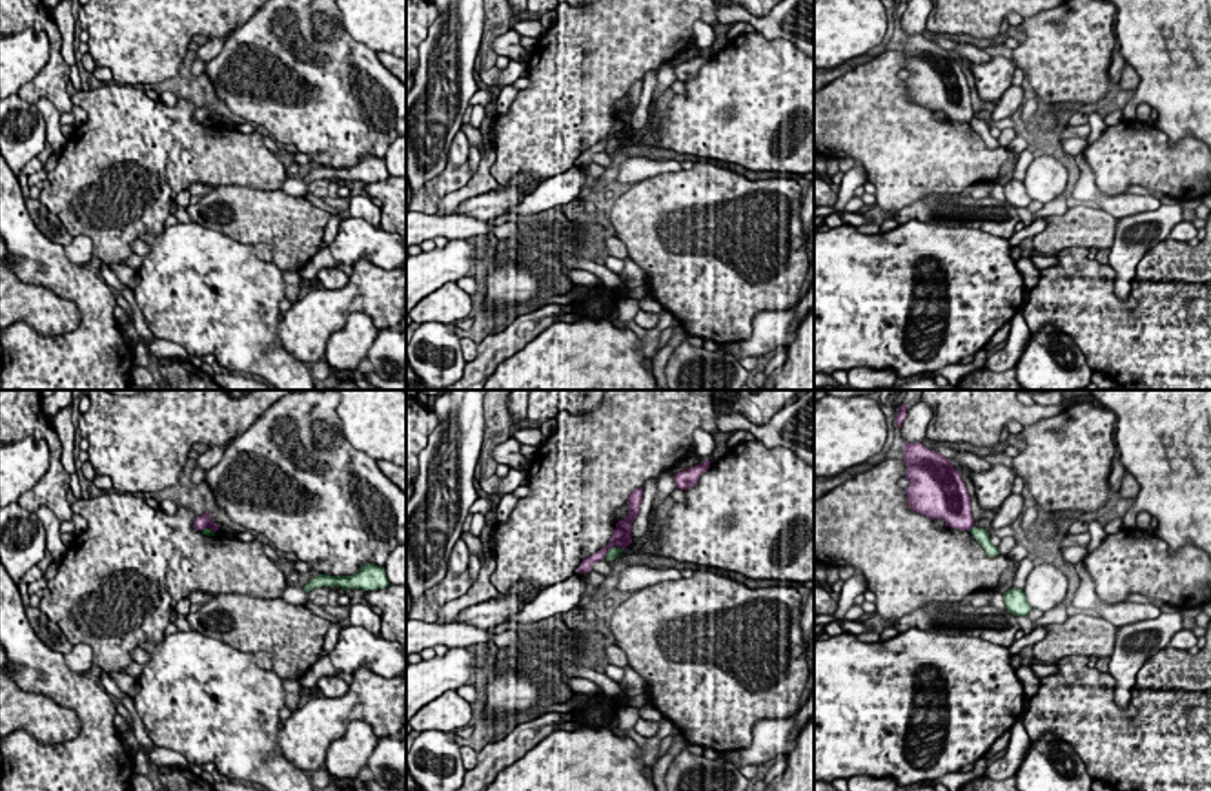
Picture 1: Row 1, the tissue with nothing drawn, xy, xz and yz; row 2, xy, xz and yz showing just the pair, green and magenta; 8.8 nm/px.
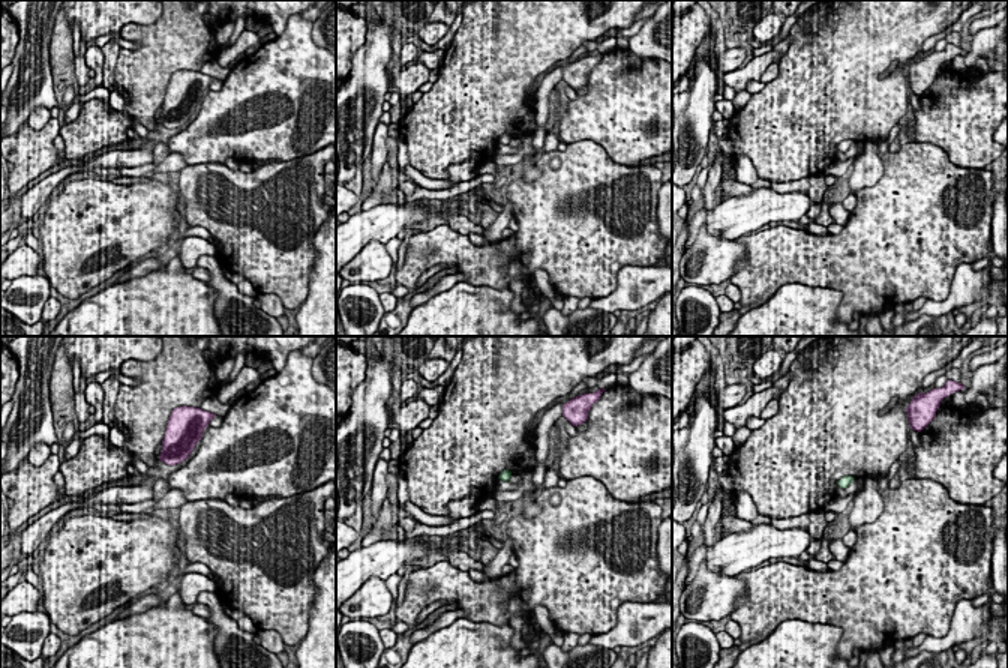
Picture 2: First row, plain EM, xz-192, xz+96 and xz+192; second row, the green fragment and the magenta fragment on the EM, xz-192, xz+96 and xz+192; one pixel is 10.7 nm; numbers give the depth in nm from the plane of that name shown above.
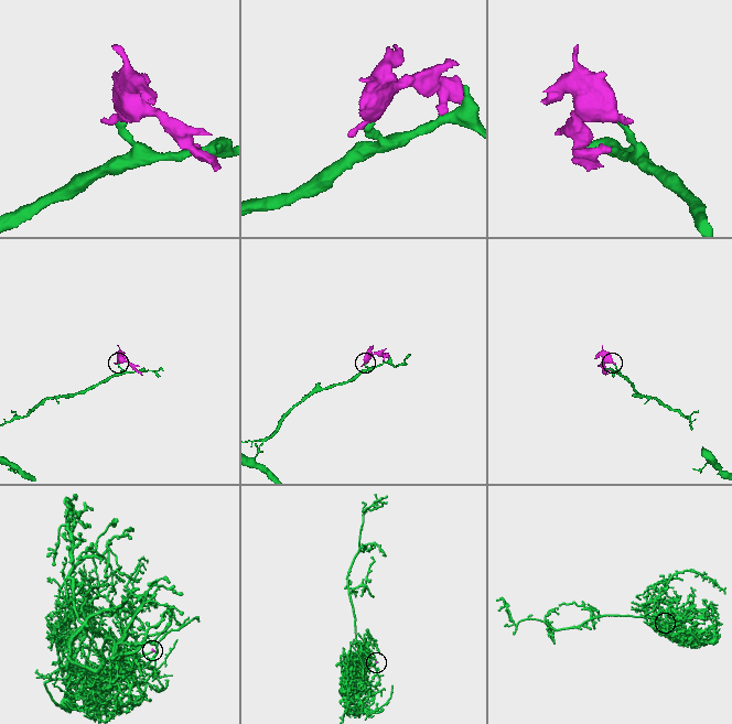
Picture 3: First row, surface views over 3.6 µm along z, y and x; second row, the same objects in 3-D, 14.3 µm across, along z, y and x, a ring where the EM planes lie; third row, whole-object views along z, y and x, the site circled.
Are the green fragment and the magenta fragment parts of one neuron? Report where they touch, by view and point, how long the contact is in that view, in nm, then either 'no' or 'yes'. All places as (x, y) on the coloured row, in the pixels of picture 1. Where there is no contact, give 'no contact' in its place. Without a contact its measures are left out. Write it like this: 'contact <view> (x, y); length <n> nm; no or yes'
contact yz (973, 527); length 100 nm; no

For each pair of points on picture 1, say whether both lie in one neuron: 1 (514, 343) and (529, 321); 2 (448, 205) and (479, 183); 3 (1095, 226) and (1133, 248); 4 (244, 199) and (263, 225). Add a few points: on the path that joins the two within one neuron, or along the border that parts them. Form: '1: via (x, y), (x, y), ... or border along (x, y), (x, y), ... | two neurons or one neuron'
1: via (514, 338), (525, 327) | one neuron
2: via (456, 197), (472, 188) | one neuron
3: border along (1119, 219), (1109, 250) | two neurons
4: via (244, 205), (257, 219) | one neuron

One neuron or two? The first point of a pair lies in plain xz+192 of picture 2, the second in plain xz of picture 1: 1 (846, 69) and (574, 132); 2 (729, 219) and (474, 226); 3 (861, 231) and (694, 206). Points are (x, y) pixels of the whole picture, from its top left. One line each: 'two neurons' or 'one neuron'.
1: one neuron
2: two neurons
3: one neuron

